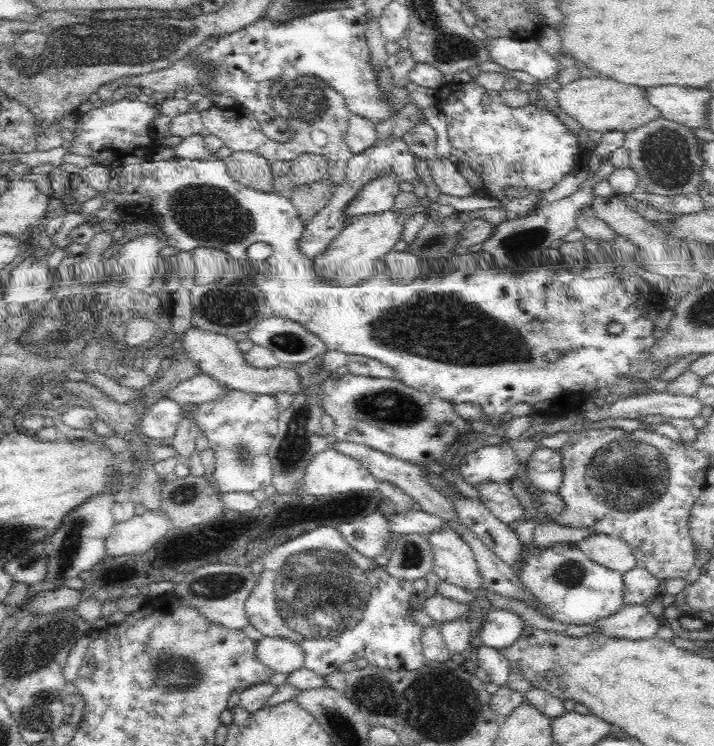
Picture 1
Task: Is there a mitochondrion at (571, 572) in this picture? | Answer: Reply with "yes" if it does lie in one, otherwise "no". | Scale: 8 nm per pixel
yes

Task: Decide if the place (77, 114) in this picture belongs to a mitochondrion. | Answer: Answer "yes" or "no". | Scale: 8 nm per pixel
no

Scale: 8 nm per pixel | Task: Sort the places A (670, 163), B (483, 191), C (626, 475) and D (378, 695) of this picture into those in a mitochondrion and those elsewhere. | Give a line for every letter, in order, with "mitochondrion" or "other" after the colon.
A: mitochondrion
B: other
C: mitochondrion
D: mitochondrion

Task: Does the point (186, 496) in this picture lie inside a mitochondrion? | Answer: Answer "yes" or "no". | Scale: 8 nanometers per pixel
yes

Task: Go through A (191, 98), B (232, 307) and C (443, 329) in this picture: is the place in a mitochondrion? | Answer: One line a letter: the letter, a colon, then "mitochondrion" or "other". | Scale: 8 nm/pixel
A: other
B: mitochondrion
C: mitochondrion

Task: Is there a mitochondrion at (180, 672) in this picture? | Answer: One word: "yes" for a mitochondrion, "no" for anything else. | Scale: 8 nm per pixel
yes

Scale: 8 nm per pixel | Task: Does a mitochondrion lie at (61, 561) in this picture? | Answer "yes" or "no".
yes

